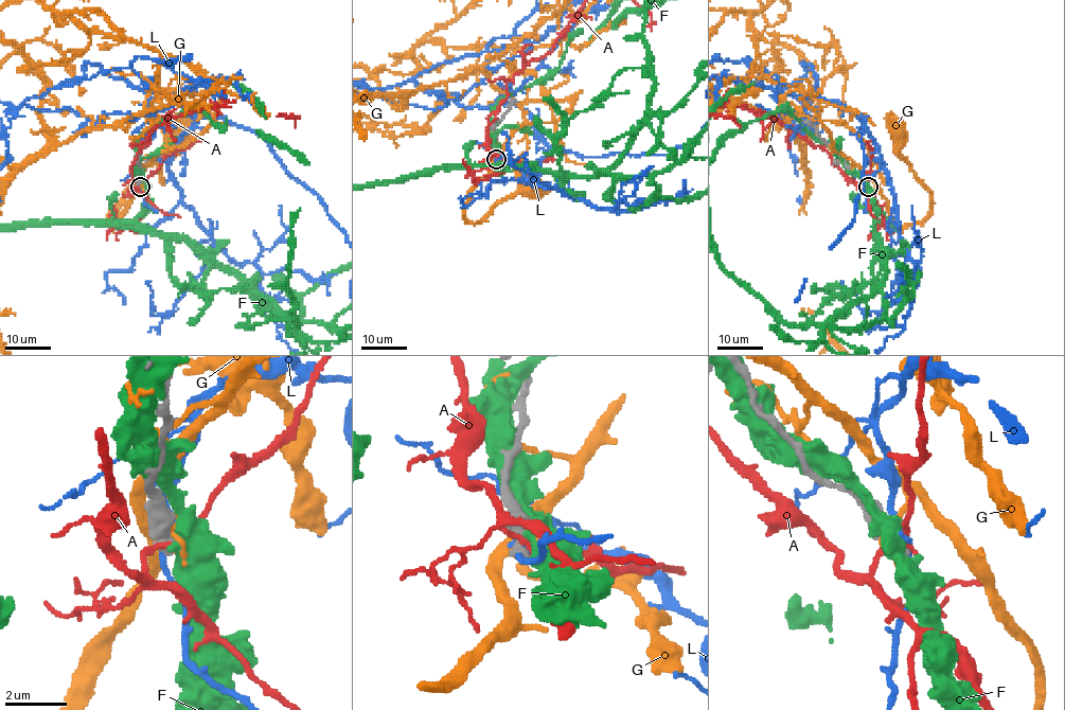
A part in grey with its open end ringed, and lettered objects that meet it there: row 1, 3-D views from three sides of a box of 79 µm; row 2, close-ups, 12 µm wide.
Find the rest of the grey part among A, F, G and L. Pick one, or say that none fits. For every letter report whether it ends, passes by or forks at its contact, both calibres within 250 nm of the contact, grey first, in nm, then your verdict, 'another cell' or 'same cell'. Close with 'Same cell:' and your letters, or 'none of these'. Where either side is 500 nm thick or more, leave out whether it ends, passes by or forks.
A: it passes by; 340 nm thick on the grey side, 160 nm on the other; another cell
F: 400 nm thick on the grey side, 550 nm on the other; another cell
G: 550 nm thick on the grey side, 150 nm on the other; another cell
L: it forks there; 280 nm thick on the grey side, 180 nm on the other; another cell
Same cell: none of these

